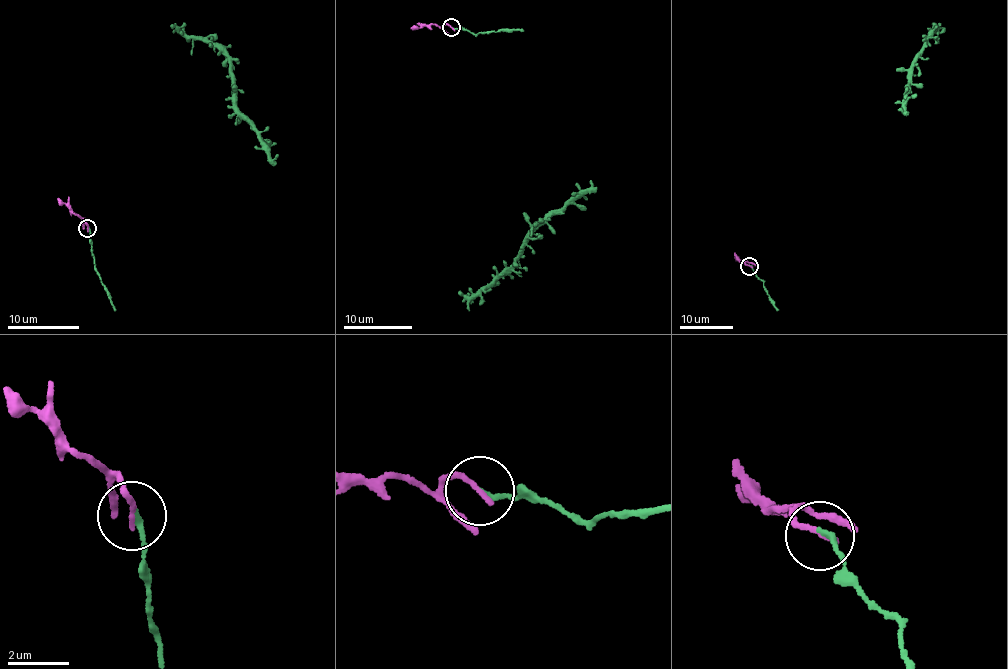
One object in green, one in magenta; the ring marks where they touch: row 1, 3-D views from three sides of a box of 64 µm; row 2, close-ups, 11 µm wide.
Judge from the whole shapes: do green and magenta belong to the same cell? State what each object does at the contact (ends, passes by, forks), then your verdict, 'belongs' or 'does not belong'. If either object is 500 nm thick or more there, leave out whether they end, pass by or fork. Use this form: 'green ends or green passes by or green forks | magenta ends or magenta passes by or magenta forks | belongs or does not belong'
green ends | magenta ends | belongs

